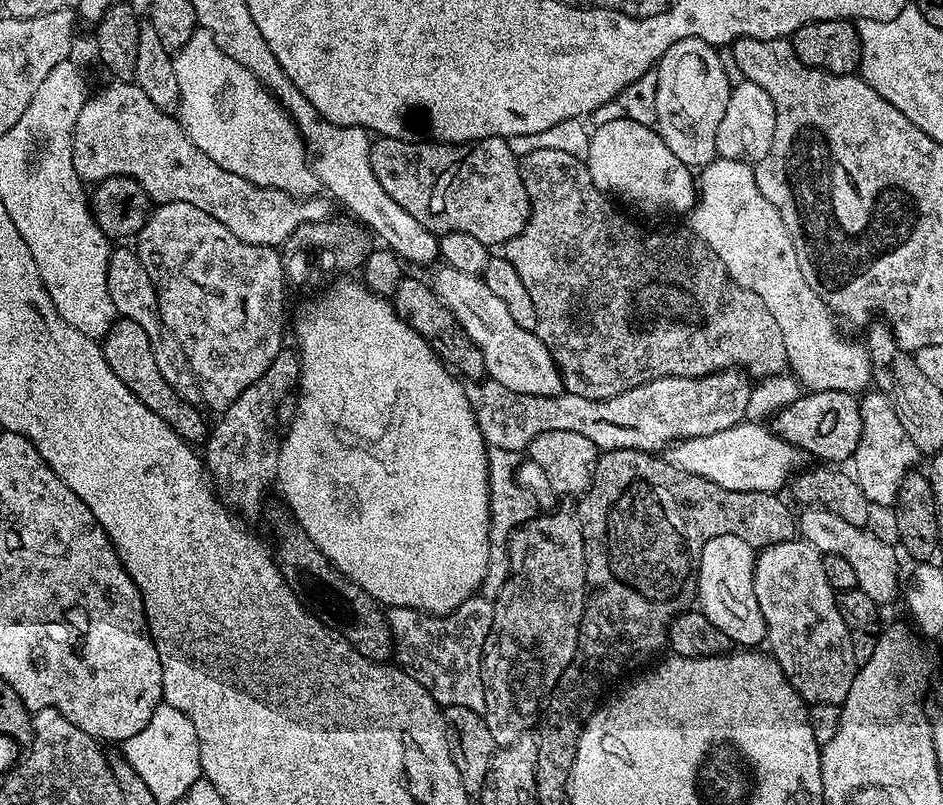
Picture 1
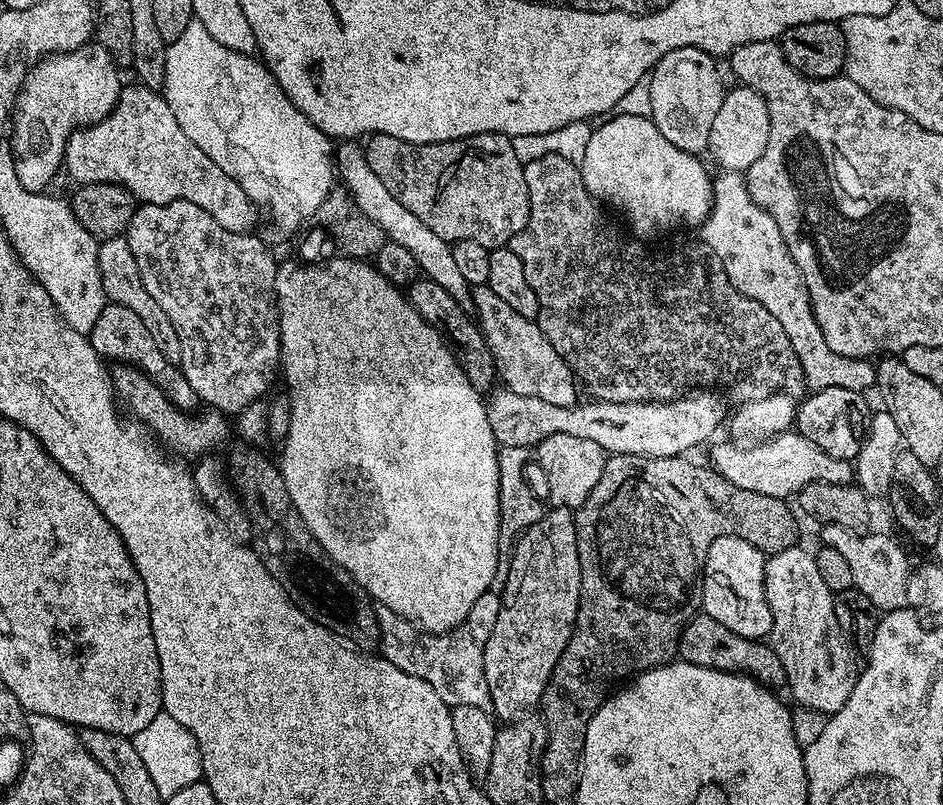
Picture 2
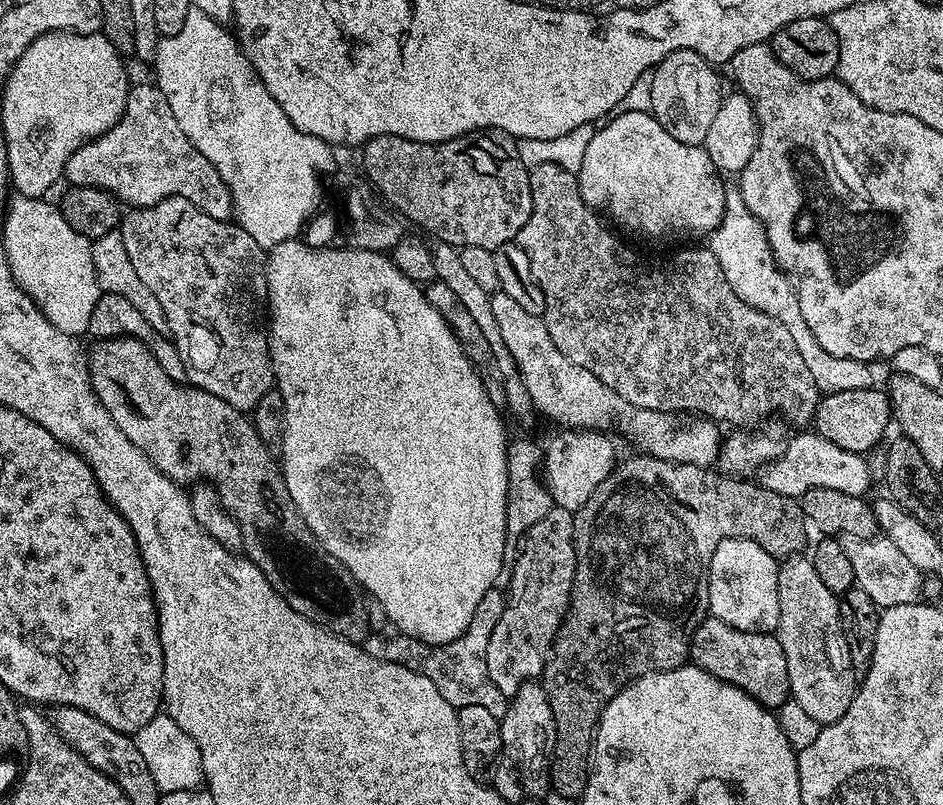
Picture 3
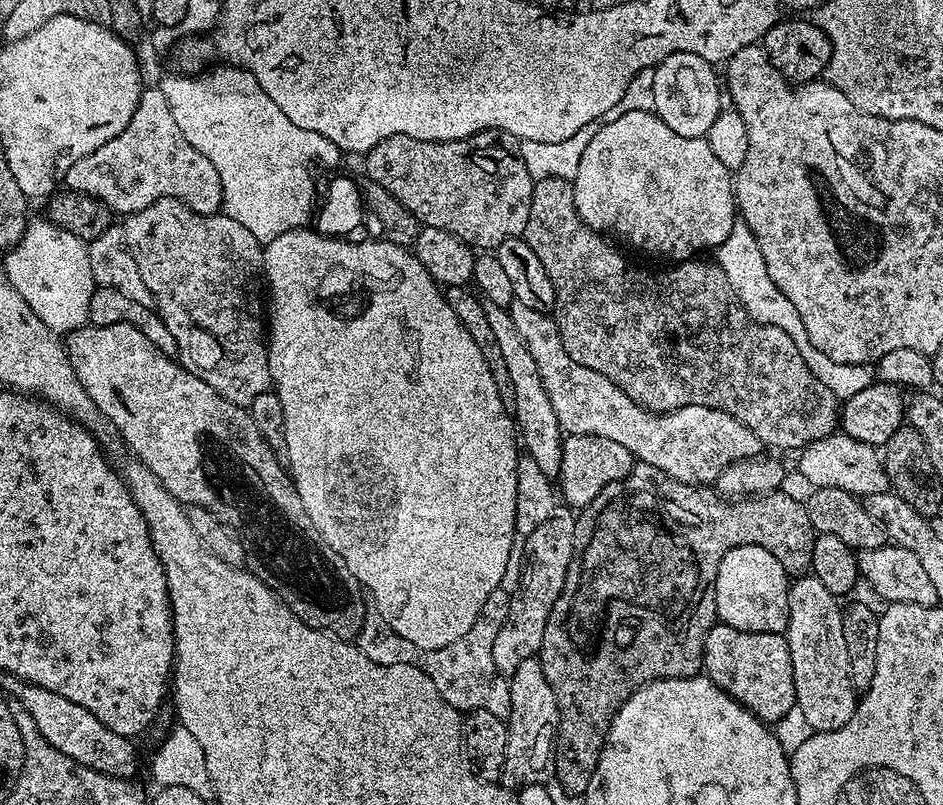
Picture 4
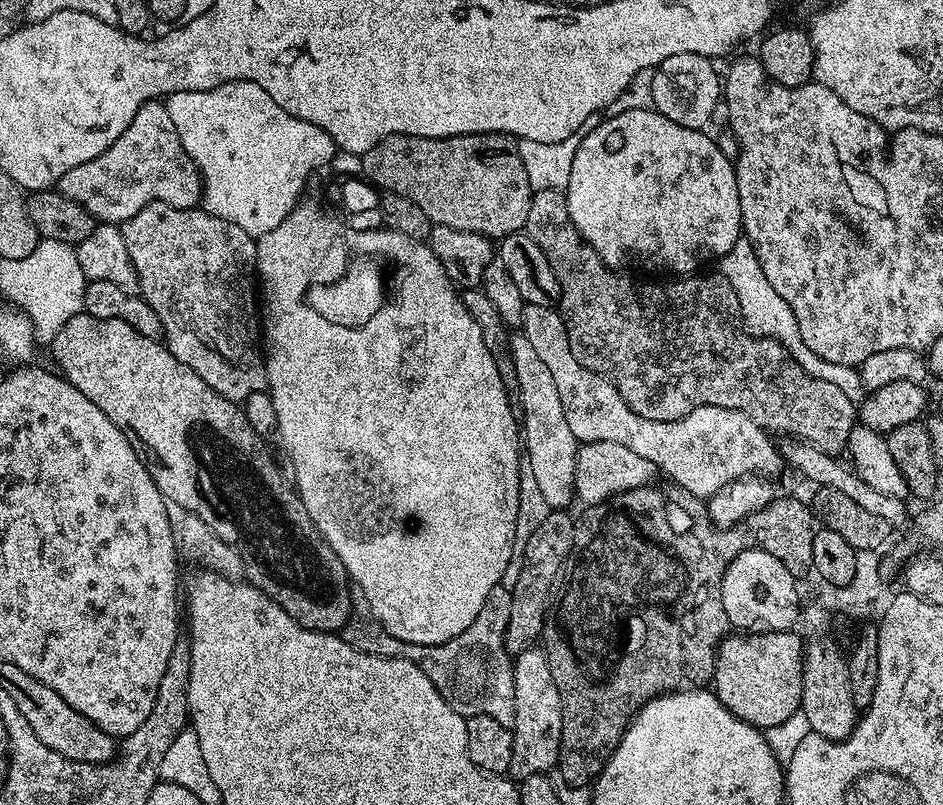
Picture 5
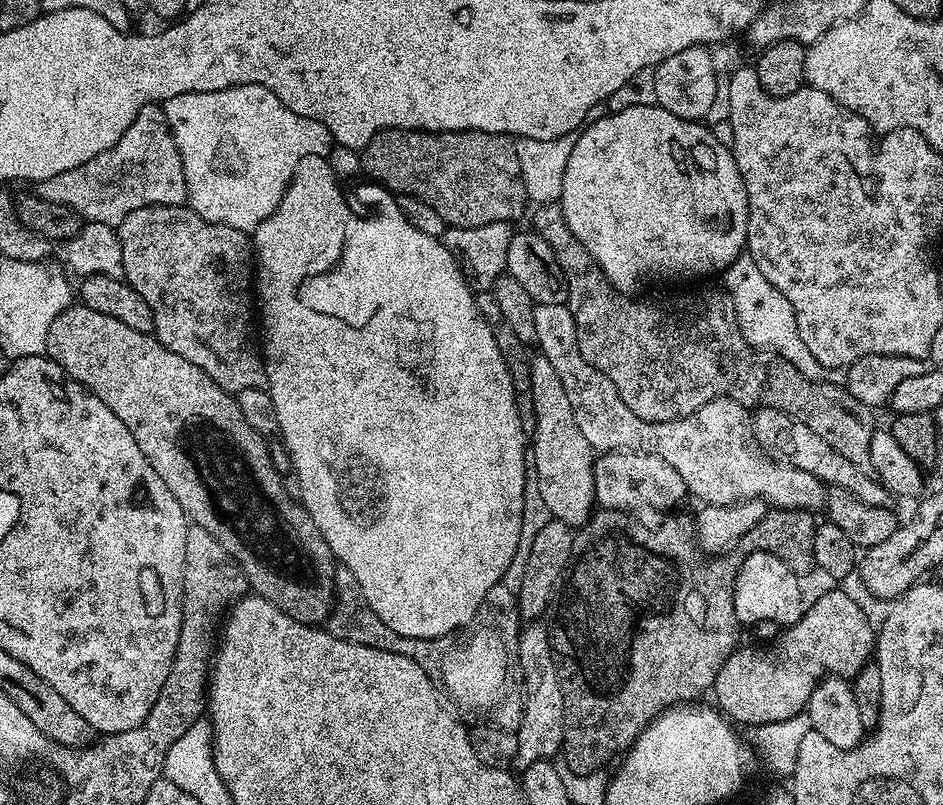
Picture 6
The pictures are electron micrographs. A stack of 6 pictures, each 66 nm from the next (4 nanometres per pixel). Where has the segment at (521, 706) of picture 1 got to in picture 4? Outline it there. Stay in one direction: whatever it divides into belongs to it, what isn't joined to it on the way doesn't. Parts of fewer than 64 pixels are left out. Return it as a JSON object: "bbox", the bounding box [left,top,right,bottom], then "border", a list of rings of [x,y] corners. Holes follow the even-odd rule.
{"bbox":[494,506,575,678],"border":[[[557,506],[554,514],[544,519],[535,528],[534,534],[526,538],[524,565],[520,571],[518,586],[515,592],[511,593],[510,614],[506,614],[506,622],[502,630],[498,630],[498,638],[494,638],[494,666],[505,678],[511,678],[514,670],[522,666],[522,662],[533,659],[539,653],[550,610],[562,594],[574,554],[575,525],[573,509]]]}

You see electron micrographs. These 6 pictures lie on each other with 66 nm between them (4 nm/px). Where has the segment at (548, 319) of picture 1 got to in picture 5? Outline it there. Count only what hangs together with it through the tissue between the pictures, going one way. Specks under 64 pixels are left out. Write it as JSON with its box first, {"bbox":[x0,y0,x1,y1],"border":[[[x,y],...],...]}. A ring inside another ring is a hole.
{"bbox":[524,188,858,454],"border":[[[558,188],[533,191],[530,214],[526,214],[524,231],[536,243],[538,250],[542,250],[542,254],[546,254],[546,262],[550,262],[550,270],[554,270],[554,278],[558,278],[558,286],[560,287],[558,311],[560,317],[564,319],[564,329],[568,332],[570,350],[574,354],[574,358],[578,358],[578,362],[582,362],[582,366],[586,366],[586,370],[590,370],[611,382],[618,390],[618,394],[622,394],[622,398],[628,403],[630,410],[634,410],[634,414],[658,422],[670,422],[690,414],[690,410],[694,410],[698,406],[722,406],[746,414],[746,418],[758,422],[758,426],[769,434],[781,432],[784,436],[797,436],[798,439],[805,440],[803,442],[805,445],[819,448],[822,452],[840,454],[847,449],[848,439],[852,431],[858,426],[857,401],[846,398],[846,394],[842,394],[842,390],[838,390],[838,386],[834,386],[834,382],[822,382],[818,378],[806,374],[806,370],[802,370],[802,366],[798,366],[798,362],[794,362],[792,355],[778,342],[753,336],[745,328],[744,320],[740,316],[738,294],[734,294],[734,286],[730,286],[730,282],[726,282],[726,278],[720,275],[719,271],[712,270],[709,276],[684,274],[679,278],[668,278],[665,284],[647,284],[644,280],[632,281],[630,277],[623,276],[625,274],[623,271],[604,265],[598,258],[596,251],[580,237],[574,222],[570,218],[567,195]]]}

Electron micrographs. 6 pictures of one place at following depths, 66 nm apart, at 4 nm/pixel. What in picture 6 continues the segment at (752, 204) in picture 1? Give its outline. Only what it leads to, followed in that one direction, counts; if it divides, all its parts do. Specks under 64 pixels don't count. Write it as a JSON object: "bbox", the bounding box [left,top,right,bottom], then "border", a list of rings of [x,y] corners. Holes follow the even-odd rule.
{"bbox":[722,254,845,385],"border":[[[741,254],[734,262],[730,262],[730,266],[722,274],[722,280],[724,280],[723,291],[732,295],[734,314],[738,318],[738,330],[742,330],[742,338],[746,338],[746,342],[750,346],[763,348],[765,352],[773,352],[786,358],[786,362],[790,362],[790,366],[794,366],[794,370],[801,372],[807,380],[821,380],[827,384],[838,385],[845,383],[845,369],[822,366],[822,362],[818,362],[818,358],[814,358],[814,354],[810,354],[806,342],[802,342],[802,334],[798,334],[798,322],[794,318],[794,310],[790,306],[790,302],[786,302],[782,290],[774,290],[774,286],[770,286],[770,282],[763,276],[762,270],[758,270],[758,265],[755,264],[752,256]]]}

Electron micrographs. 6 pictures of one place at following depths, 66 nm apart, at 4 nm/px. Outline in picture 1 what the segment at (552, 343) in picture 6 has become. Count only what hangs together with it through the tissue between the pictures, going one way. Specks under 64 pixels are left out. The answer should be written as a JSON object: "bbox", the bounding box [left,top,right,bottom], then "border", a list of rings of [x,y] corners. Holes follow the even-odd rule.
{"bbox":[430,266,561,395],"border":[[[447,266],[437,267],[436,270],[436,277],[431,277],[430,280],[432,288],[441,302],[454,314],[454,318],[458,318],[458,322],[478,346],[478,350],[482,350],[487,379],[498,382],[506,386],[506,390],[514,390],[518,394],[561,395],[558,366],[550,350],[546,350],[535,331],[518,326],[510,310],[506,310],[506,302],[496,297],[494,290],[490,290],[490,286],[486,286],[481,277],[467,276],[462,274],[462,270],[454,270]]]}

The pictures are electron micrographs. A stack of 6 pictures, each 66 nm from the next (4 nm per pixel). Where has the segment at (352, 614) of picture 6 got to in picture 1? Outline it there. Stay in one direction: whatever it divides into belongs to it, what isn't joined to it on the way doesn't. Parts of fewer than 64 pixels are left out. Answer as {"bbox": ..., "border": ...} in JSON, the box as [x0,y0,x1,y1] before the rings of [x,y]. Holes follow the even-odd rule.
{"bbox":[388,594,495,713],"border":[[[483,594],[470,597],[462,606],[444,616],[430,616],[419,612],[416,608],[398,606],[388,608],[388,628],[392,632],[392,646],[395,663],[410,678],[417,680],[423,688],[444,708],[450,706],[466,706],[466,710],[484,713],[486,710],[486,694],[484,693],[484,643],[494,622],[495,603]]]}

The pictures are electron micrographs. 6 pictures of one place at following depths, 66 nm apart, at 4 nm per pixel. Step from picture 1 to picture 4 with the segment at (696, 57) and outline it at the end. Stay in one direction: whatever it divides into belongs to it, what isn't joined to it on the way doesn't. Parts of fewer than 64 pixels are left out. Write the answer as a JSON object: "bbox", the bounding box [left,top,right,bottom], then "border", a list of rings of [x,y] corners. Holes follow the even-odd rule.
{"bbox":[654,52,722,138],"border":[[[679,52],[670,54],[665,60],[655,65],[654,74],[654,106],[658,118],[674,130],[674,134],[682,134],[682,138],[707,137],[708,131],[714,125],[714,120],[718,118],[722,111],[722,103],[719,98],[719,88],[722,85],[718,79],[718,72],[711,64],[707,64],[698,54],[689,52]]]}

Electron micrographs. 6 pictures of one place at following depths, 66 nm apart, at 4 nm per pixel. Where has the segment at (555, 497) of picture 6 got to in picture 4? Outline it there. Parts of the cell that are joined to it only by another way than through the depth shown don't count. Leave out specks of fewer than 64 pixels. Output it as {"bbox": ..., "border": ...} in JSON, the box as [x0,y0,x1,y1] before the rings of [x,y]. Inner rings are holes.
{"bbox":[484,303,564,478],"border":[[[485,303],[484,313],[486,322],[490,322],[490,330],[494,330],[494,338],[498,338],[498,347],[502,349],[502,359],[506,361],[506,371],[510,373],[508,383],[510,408],[514,413],[514,424],[518,429],[523,451],[534,458],[534,462],[538,462],[542,474],[551,478],[559,477],[564,436],[558,418],[554,414],[554,406],[546,394],[542,374],[538,374],[538,362],[534,362],[534,354],[530,354],[526,342],[522,342],[508,308],[499,308],[496,304]]]}

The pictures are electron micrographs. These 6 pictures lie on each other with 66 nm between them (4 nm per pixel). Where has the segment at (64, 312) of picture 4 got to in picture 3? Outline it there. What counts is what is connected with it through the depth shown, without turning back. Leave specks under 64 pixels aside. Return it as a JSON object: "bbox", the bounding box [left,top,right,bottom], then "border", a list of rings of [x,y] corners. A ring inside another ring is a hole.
{"bbox":[2,195,100,338],"border":[[[13,195],[7,204],[7,211],[3,213],[4,240],[2,246],[6,250],[6,258],[18,286],[50,318],[50,322],[62,334],[70,334],[74,338],[85,335],[90,326],[90,313],[94,311],[94,302],[100,297],[100,283],[94,274],[94,254],[92,253],[92,241],[87,240],[78,230],[74,230],[66,222],[66,218],[60,213],[55,203],[35,196]]]}

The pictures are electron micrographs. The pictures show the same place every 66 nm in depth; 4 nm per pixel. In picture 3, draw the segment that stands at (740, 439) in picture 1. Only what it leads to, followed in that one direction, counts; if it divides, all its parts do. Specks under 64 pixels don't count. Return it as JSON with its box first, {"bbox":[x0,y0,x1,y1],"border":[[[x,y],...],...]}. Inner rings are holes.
{"bbox":[759,430,872,498],"border":[[[800,430],[795,435],[796,437],[787,441],[785,453],[759,473],[759,483],[766,490],[774,490],[793,498],[803,498],[808,491],[818,487],[854,496],[865,495],[872,484],[872,468],[864,461],[867,459],[861,453],[834,446],[834,442],[822,438],[815,430]]]}

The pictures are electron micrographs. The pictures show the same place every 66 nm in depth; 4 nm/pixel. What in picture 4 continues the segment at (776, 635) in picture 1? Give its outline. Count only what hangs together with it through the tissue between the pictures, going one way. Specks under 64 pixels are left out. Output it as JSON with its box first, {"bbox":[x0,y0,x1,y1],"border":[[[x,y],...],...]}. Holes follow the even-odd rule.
{"bbox":[786,574,858,733],"border":[[[800,574],[791,581],[788,589],[788,630],[786,639],[792,655],[792,673],[794,674],[794,690],[796,691],[796,707],[804,711],[810,722],[813,733],[838,730],[854,718],[854,710],[858,693],[854,690],[854,682],[850,682],[850,658],[846,658],[846,637],[842,634],[844,613],[841,601],[818,578],[811,574]]]}

